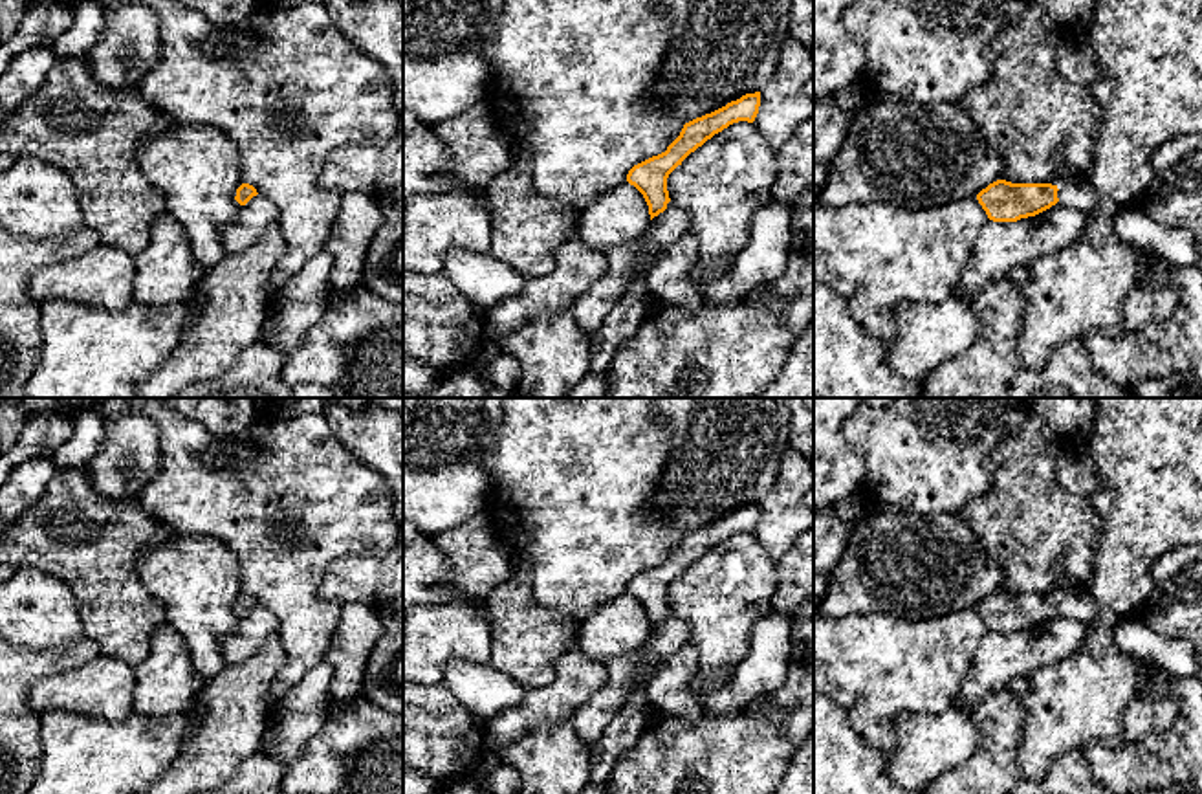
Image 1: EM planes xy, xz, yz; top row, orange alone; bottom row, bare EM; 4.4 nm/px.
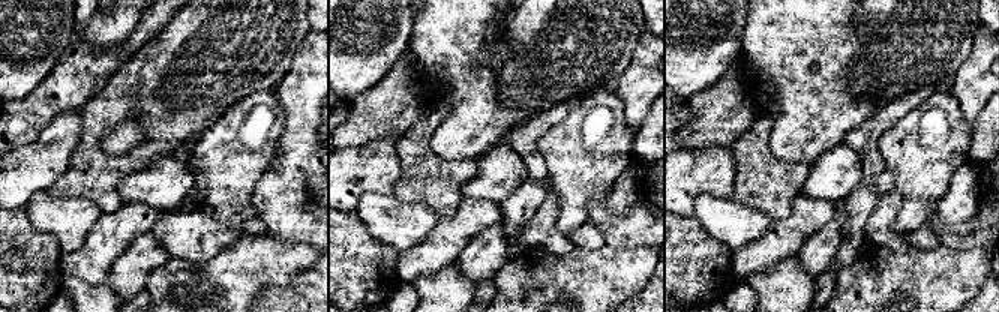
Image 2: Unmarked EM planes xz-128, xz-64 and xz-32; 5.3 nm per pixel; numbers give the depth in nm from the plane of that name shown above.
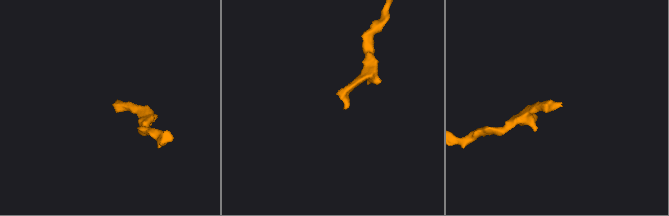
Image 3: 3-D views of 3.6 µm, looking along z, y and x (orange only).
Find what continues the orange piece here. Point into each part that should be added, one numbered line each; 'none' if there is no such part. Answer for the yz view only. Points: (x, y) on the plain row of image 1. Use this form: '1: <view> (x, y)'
1: yz (1076, 602)

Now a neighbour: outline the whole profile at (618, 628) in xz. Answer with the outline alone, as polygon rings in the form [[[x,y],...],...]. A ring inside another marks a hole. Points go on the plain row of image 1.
[[[628,592],[597,607],[577,625],[575,647],[601,662],[630,655],[650,636],[643,605]]]

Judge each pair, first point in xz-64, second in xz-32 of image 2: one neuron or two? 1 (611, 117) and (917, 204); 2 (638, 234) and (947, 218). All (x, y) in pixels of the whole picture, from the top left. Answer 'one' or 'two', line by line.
1: one
2: two

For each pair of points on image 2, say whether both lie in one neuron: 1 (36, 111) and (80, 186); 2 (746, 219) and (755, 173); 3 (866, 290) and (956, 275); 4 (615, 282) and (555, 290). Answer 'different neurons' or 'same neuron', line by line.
1: different neurons
2: different neurons
3: same neuron
4: same neuron

